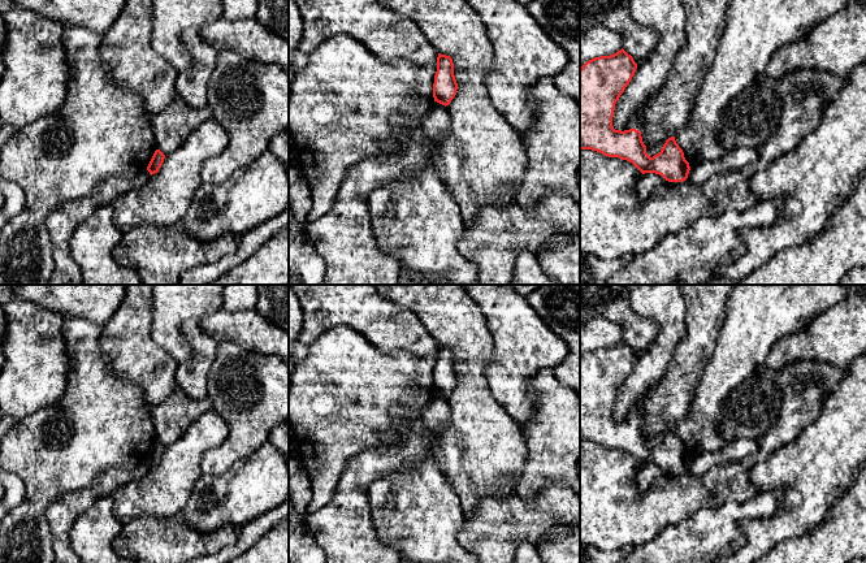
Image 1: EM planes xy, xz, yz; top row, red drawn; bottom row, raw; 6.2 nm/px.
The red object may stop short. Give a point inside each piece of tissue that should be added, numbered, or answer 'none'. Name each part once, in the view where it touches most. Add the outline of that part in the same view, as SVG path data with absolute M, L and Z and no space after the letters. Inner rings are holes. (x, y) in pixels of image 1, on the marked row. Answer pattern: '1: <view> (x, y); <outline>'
none

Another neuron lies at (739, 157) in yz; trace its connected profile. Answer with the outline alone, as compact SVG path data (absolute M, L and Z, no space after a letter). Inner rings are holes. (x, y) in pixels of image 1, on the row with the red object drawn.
M740 147L733 151L728 151L720 160L705 161L690 168L687 179L692 183L703 183L715 174L732 169L741 169L757 159L758 148Z

